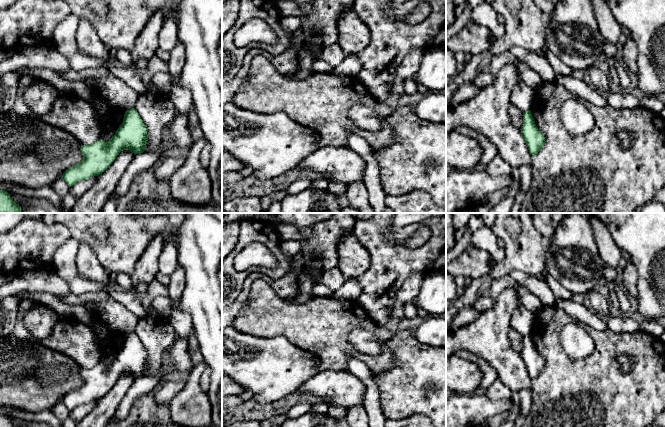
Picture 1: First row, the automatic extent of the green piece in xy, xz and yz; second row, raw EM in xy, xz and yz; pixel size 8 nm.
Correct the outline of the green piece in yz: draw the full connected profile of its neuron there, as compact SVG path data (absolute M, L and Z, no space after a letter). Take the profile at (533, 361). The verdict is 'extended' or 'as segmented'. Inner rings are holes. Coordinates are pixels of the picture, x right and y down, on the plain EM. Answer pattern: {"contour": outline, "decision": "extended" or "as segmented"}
{"contour": "M530 334L523 336L523 350L520 354L530 378L535 380L543 372L545 361L536 350Z", "decision": "as segmented"}

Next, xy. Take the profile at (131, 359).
{"contour": "M135 332L125 336L123 346L116 358L108 365L102 363L82 369L83 384L67 393L62 402L69 411L80 405L102 398L123 374L135 379L143 377L148 365L147 353Z", "decision": "as segmented"}

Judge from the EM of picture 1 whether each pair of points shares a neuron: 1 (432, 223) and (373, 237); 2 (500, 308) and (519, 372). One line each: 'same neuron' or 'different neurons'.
1: same neuron
2: same neuron

